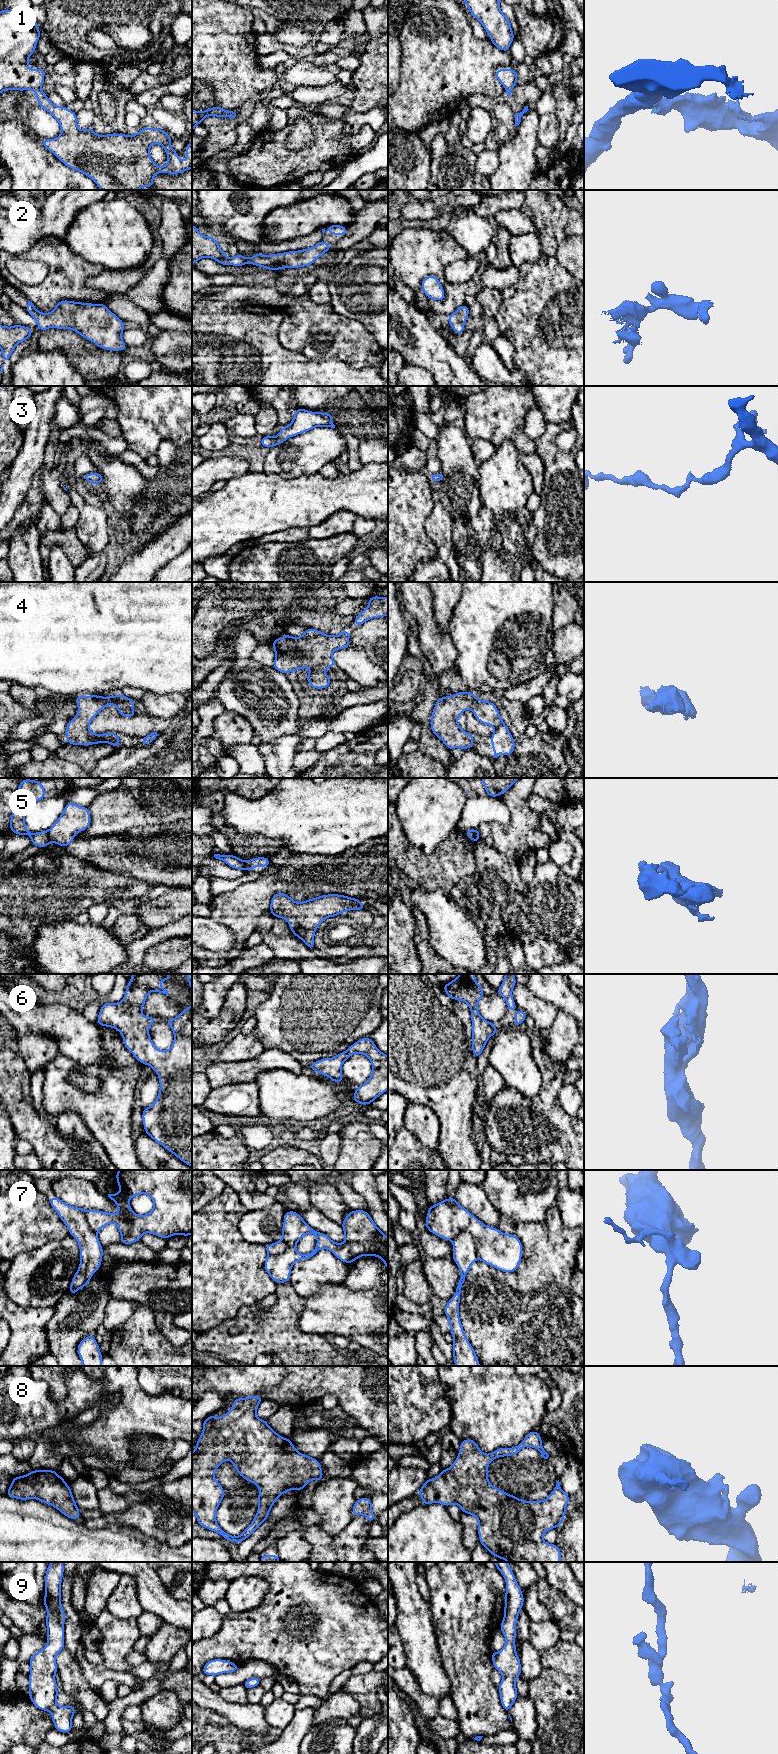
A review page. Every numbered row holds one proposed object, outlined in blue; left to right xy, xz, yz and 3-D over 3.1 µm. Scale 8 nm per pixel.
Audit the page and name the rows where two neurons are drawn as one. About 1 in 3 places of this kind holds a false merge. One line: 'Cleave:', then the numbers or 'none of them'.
Cleave: 1, 5, 7

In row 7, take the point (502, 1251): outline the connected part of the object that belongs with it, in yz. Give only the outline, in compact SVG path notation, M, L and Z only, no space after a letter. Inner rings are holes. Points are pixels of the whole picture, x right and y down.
M448 1198L431 1205L425 1227L434 1235L453 1241L462 1231L468 1231L476 1244L476 1257L502 1272L517 1270L523 1245L514 1234L506 1234L498 1228L484 1225L457 1201L450 1204Z

